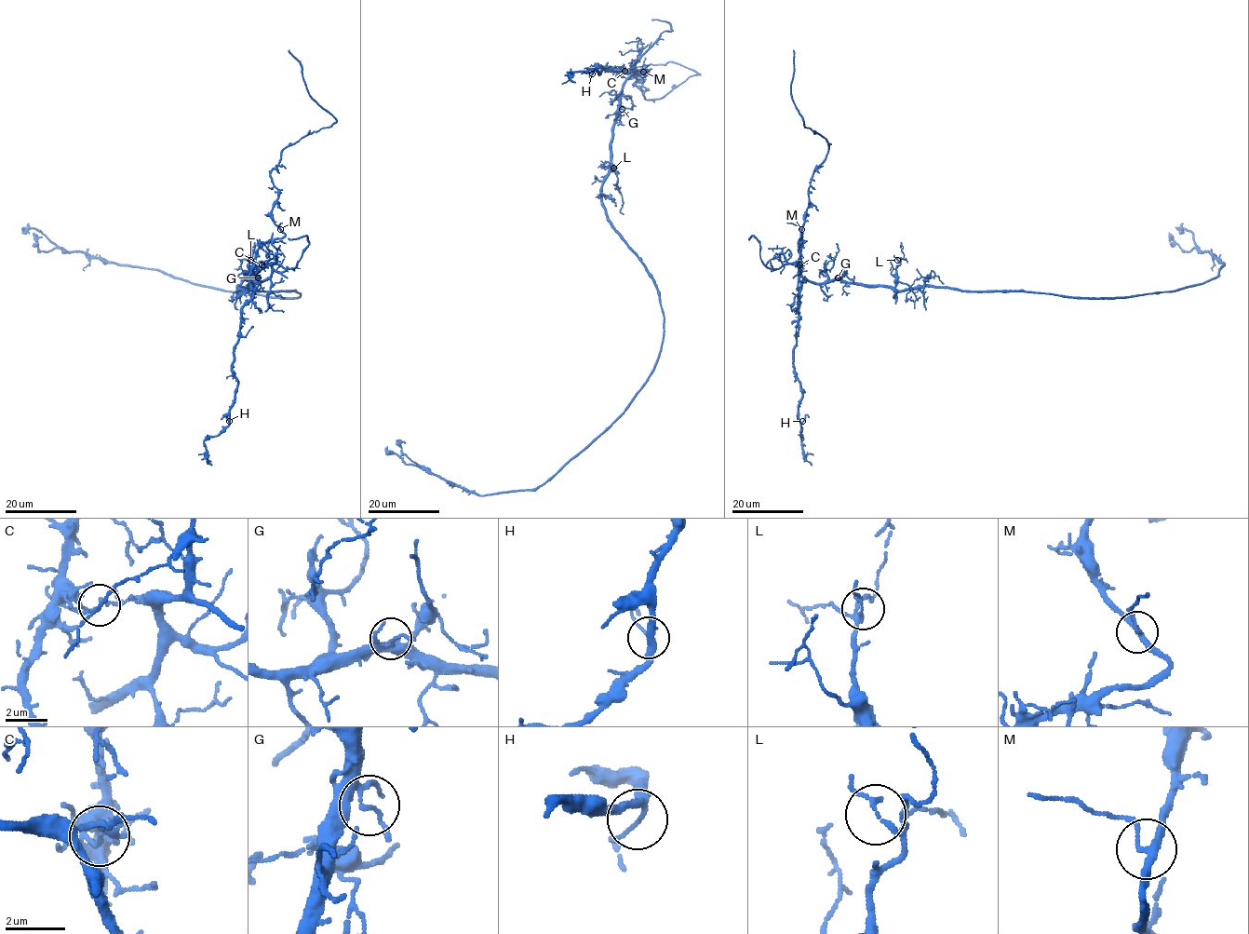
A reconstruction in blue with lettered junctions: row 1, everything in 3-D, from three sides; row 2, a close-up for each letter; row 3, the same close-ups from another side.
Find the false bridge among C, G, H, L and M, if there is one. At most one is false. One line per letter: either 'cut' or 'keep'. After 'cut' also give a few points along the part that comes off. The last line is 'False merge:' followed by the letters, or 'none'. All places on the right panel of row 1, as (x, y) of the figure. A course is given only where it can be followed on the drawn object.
C: cut; course (800, 264), (800, 235), (808, 189), (828, 147), (827, 142), (804, 126), (791, 95), (793, 49)
G: keep
H: keep
L: keep
M: keep
False merge: C

